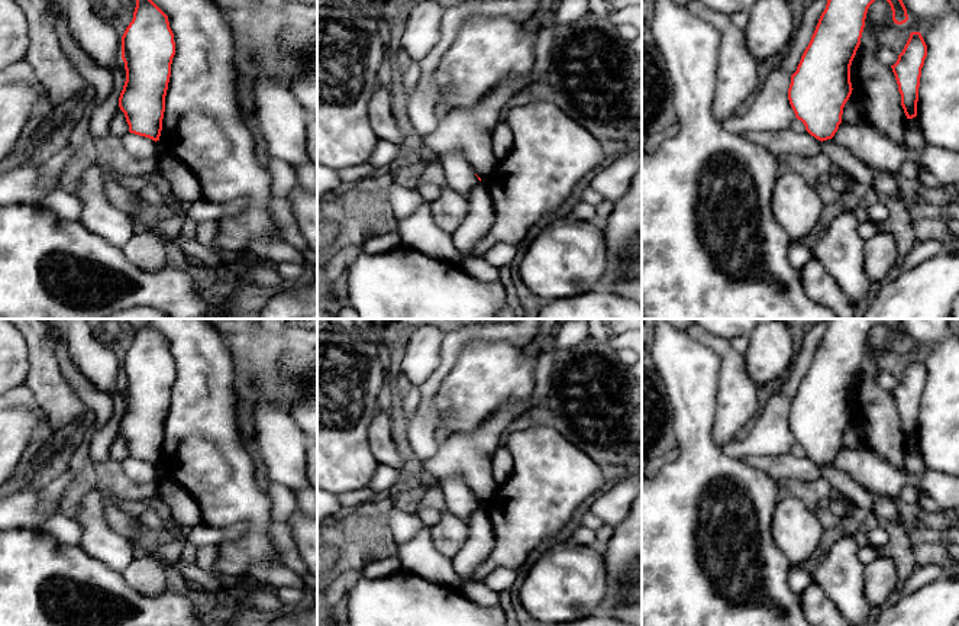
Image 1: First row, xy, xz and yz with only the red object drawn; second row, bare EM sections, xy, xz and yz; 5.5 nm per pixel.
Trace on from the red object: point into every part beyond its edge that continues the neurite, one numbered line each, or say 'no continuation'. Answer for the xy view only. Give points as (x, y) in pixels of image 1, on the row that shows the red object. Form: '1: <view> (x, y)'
no continuation

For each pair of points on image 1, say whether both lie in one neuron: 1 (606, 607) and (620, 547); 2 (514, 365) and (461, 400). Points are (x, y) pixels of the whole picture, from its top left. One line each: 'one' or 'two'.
1: one
2: one

